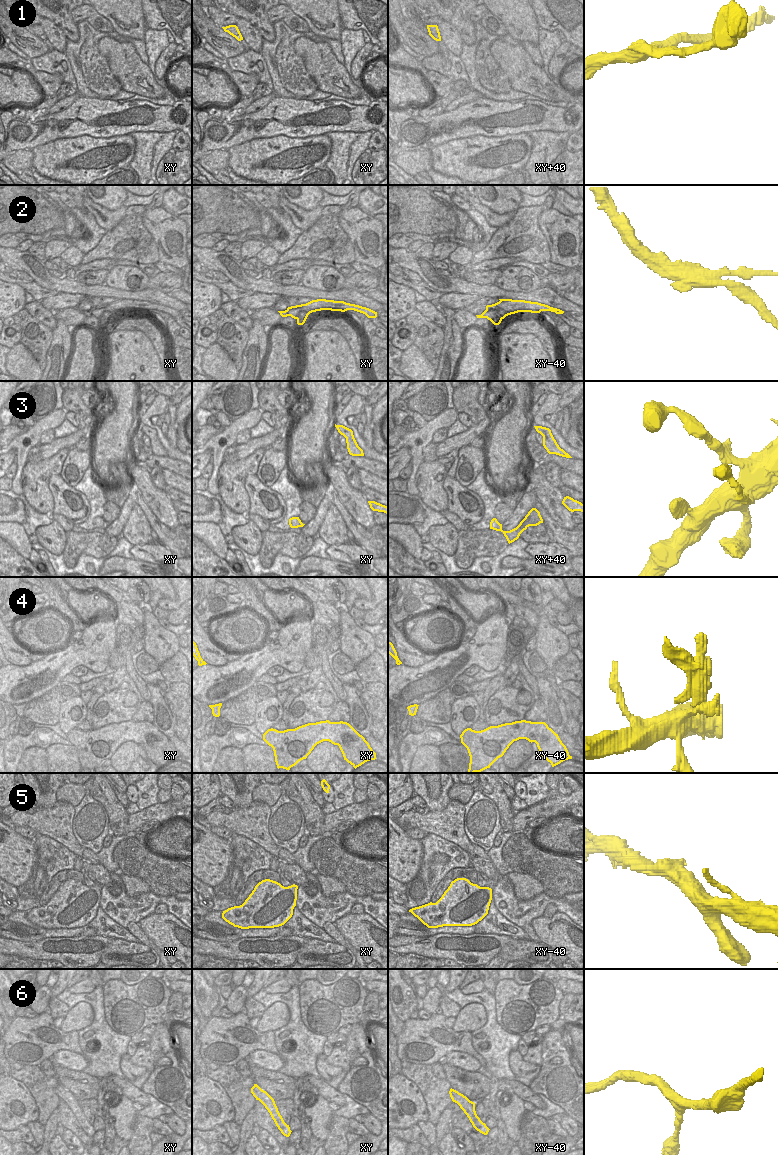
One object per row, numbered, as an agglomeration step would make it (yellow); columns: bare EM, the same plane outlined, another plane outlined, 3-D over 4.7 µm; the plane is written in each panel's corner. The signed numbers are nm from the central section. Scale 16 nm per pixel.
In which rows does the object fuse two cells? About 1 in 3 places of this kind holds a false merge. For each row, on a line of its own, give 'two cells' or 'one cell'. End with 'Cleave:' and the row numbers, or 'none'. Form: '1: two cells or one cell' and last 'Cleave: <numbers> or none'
1: one cell
2: two cells
3: one cell
4: two cells
5: one cell
6: one cell
Cleave: 2, 4

